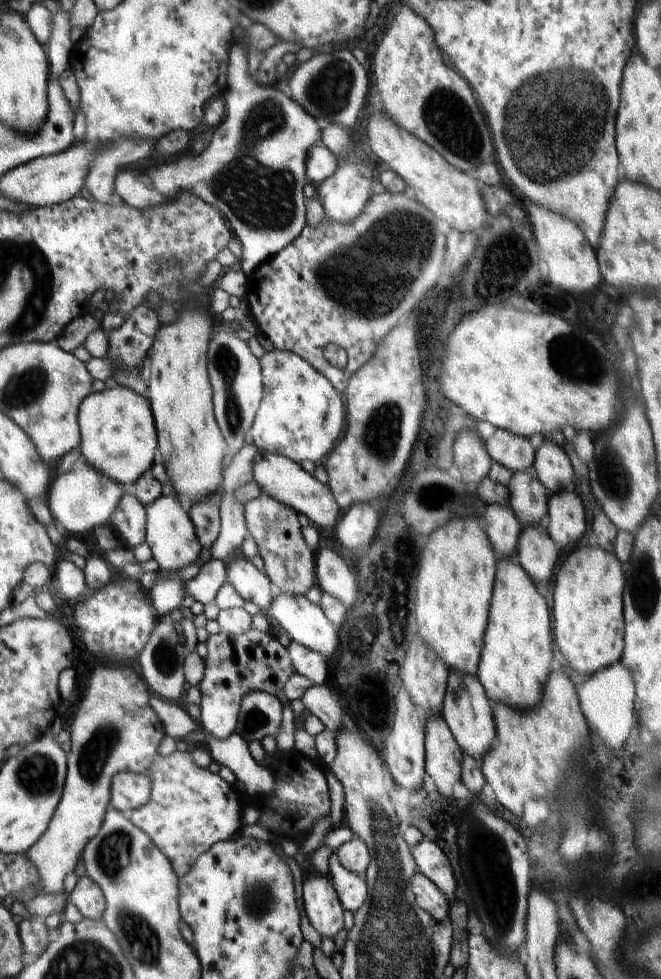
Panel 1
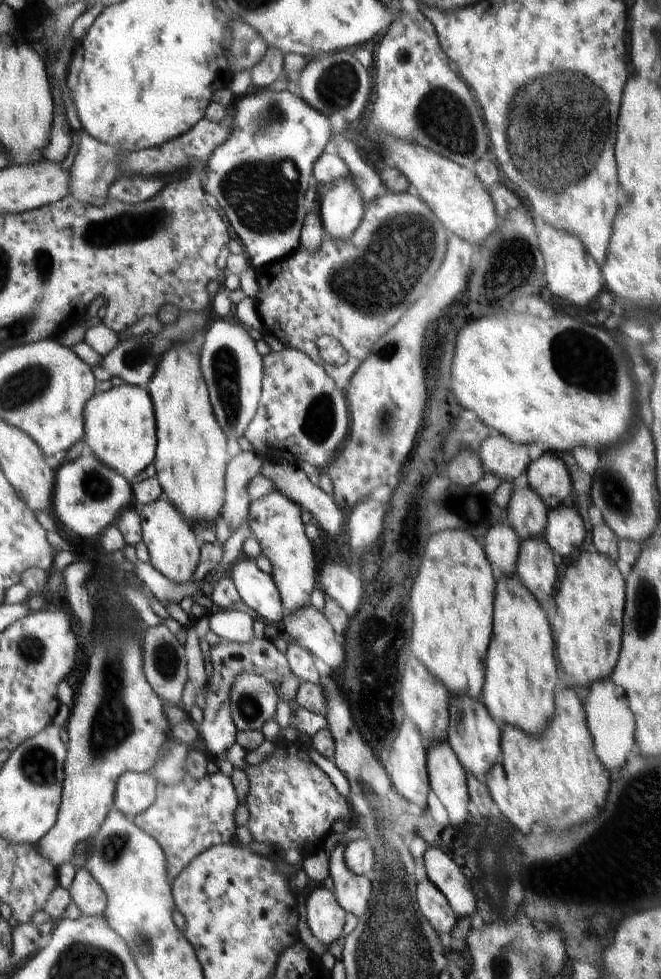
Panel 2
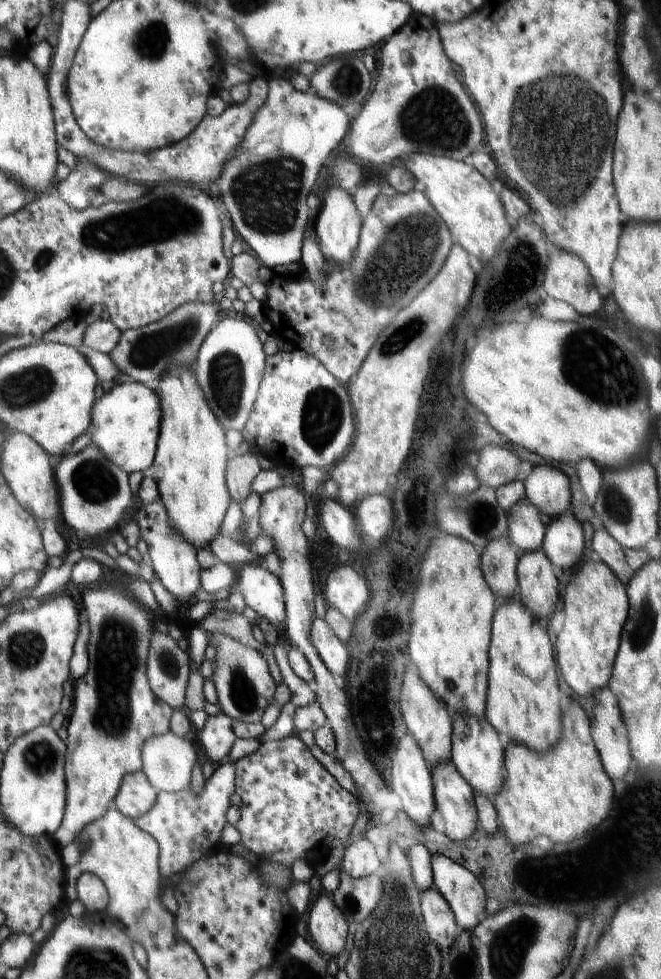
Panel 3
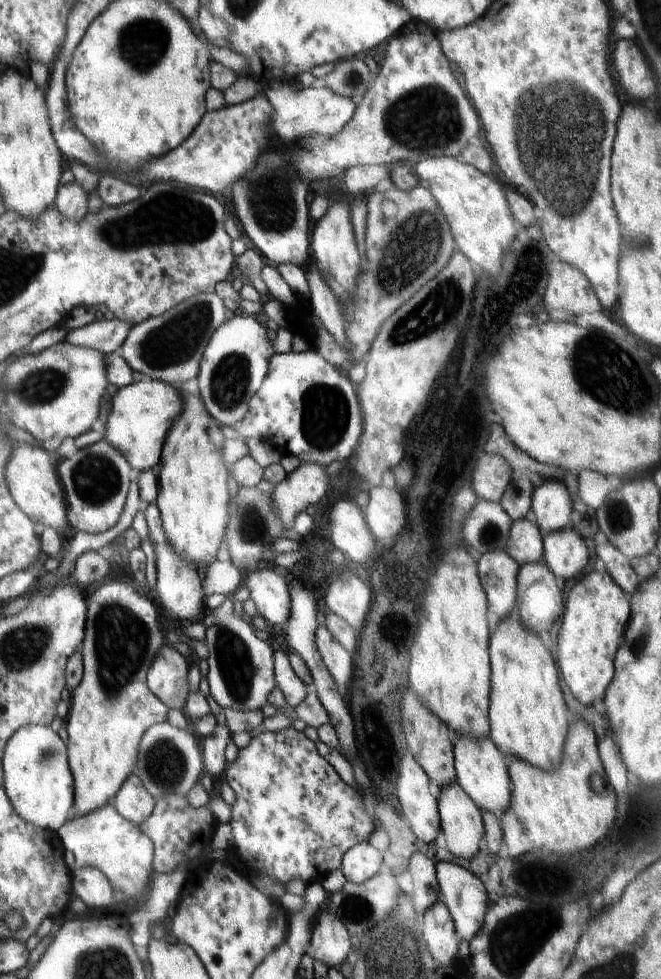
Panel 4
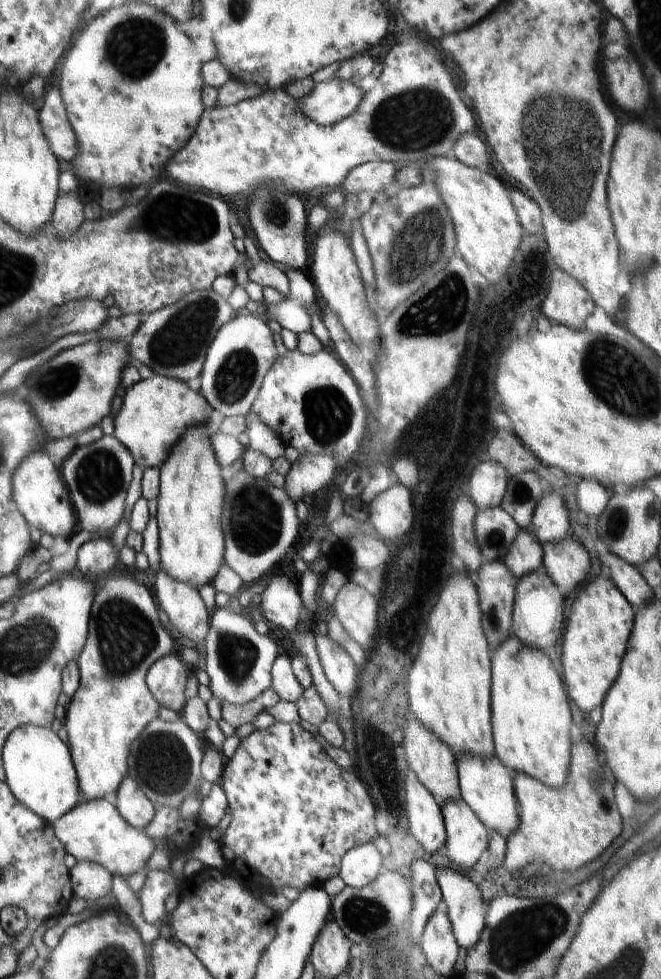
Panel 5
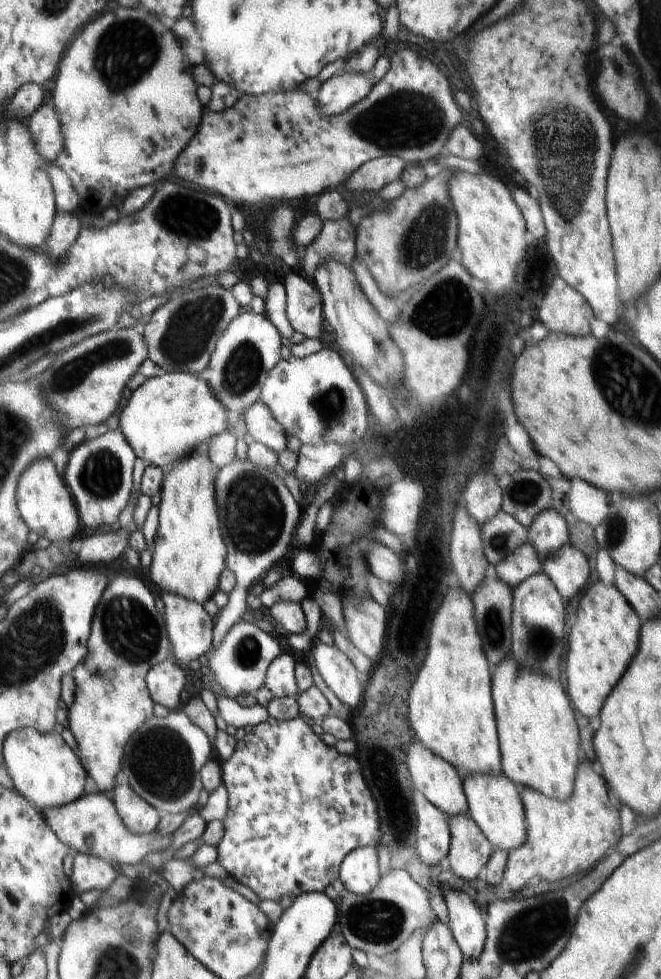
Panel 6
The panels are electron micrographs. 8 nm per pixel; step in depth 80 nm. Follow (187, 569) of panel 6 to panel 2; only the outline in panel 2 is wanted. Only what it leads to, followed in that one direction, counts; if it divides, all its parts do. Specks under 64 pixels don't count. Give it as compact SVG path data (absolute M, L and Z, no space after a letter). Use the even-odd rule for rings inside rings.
M176 343L167 354L162 356L158 368L146 389L155 405L157 446L155 450L156 480L160 483L167 498L188 522L195 526L196 521L214 520L224 508L224 468L226 462L226 436L218 424L209 399L209 392L204 382L200 354L190 343Z

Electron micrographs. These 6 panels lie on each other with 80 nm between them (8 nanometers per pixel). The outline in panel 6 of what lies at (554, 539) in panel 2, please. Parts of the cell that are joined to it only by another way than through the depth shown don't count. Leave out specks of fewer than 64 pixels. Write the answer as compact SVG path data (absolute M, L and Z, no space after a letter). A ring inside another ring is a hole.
M570 544L548 556L548 560L542 561L542 571L558 588L562 598L572 598L579 594L590 576L586 556Z

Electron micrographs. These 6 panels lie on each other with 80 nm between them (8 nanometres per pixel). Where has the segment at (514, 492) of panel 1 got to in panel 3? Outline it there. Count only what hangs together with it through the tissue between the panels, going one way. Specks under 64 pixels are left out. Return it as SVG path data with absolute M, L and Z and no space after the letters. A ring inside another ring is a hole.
M524 497L507 512L508 536L518 552L535 551L543 546L546 522L532 501Z

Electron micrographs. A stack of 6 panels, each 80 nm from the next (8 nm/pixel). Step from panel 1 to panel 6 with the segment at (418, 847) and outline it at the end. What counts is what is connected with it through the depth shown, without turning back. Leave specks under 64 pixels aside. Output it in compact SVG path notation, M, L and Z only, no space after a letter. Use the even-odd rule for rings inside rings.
M446 889L449 927L464 959L476 958L486 940L485 916L479 904L460 889Z

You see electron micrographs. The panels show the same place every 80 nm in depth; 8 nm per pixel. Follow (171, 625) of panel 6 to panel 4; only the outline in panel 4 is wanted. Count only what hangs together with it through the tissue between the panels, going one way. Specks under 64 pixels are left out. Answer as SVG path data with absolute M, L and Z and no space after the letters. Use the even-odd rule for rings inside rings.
M156 503L149 504L144 507L144 516L146 516L146 524L148 524L148 538L154 546L156 552L156 570L157 582L156 592L162 606L181 622L192 622L192 618L196 618L202 610L202 582L198 578L198 569L186 562L180 560L180 556L176 556L176 552L172 550L172 545L168 544L167 535L163 529L162 517L159 513L159 505Z

